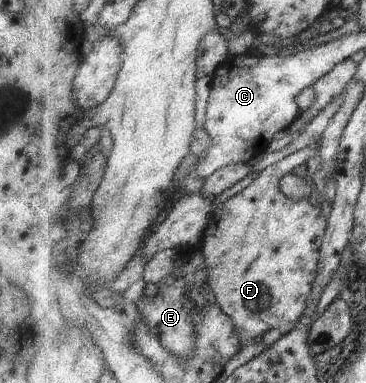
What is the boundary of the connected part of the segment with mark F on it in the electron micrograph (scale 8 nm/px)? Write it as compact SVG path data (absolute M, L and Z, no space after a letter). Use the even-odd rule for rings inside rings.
M319 141L316 146L304 148L267 167L241 192L217 204L205 231L202 251L209 267L209 287L221 310L233 319L244 345L270 329L278 329L282 335L292 331L312 293L329 220L324 217L320 206L312 205L308 198L297 200L287 196L281 190L281 179L292 173L298 165L304 165L310 157L314 157L316 151L318 154L318 146Z

